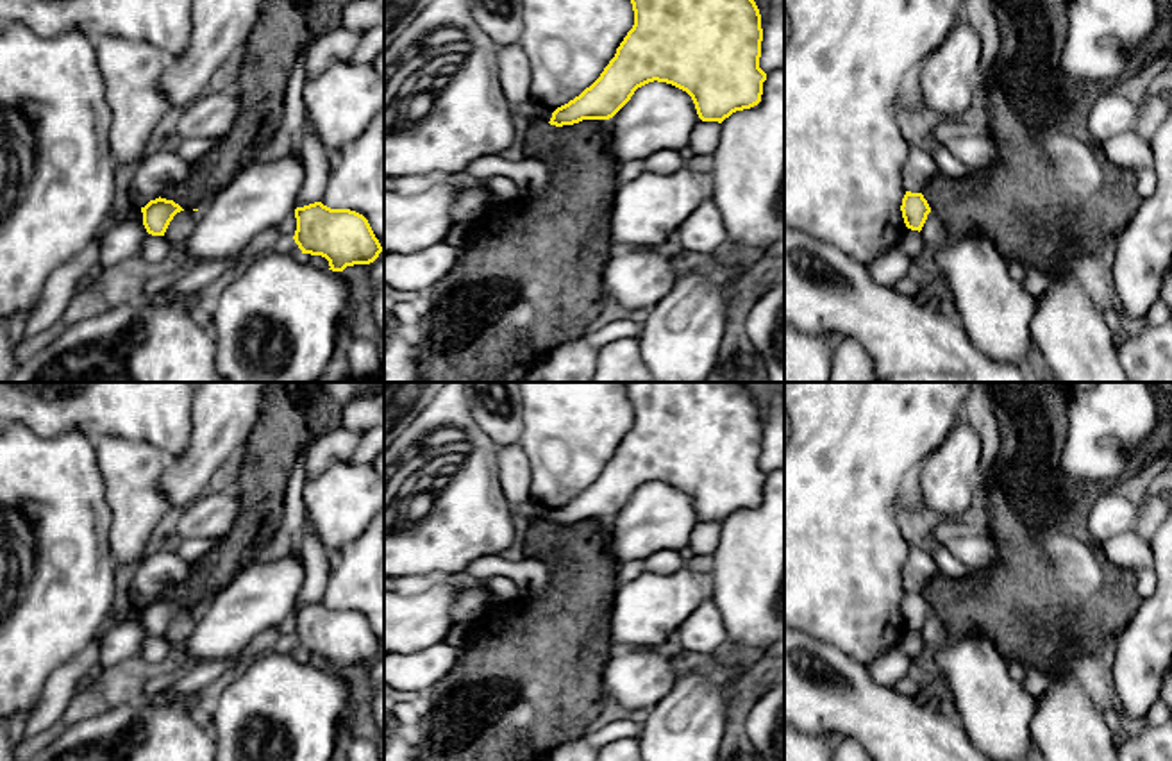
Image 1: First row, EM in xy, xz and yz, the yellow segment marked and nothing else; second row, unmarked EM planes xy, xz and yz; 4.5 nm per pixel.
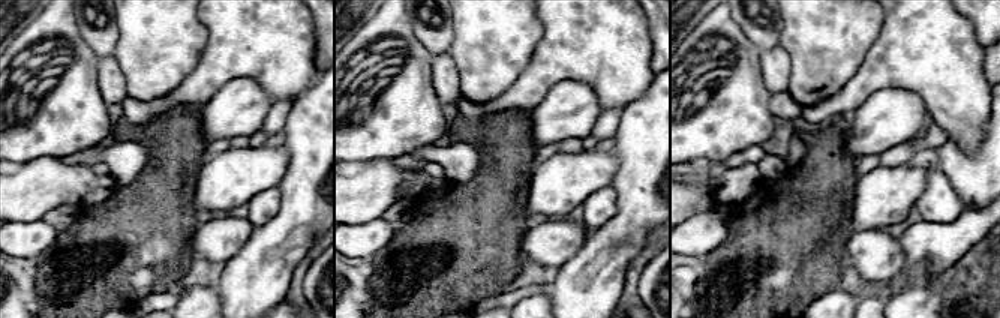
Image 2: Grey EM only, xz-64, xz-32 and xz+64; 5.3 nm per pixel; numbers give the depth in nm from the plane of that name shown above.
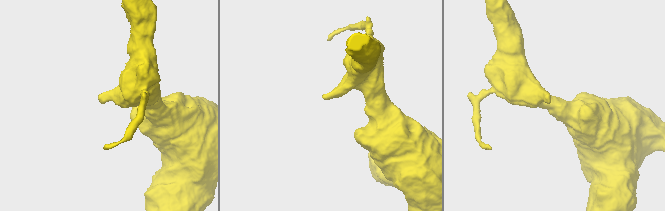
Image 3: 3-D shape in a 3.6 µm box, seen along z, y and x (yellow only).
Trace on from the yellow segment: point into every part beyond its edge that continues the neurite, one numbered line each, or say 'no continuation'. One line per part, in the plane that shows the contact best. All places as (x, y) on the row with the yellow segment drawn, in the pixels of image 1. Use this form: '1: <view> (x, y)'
no continuation

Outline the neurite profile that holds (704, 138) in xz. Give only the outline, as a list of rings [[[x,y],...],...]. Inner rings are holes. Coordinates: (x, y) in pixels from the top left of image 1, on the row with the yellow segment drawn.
[[[699,121],[691,130],[690,146],[697,155],[713,155],[722,136],[722,123]]]

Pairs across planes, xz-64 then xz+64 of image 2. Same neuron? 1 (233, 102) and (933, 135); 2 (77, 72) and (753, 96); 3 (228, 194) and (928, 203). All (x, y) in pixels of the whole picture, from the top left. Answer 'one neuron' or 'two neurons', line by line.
1: two neurons
2: one neuron
3: two neurons

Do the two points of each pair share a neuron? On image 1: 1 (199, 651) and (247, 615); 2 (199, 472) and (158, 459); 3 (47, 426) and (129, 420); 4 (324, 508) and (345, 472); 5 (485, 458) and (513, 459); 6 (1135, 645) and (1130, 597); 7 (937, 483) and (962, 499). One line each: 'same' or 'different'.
1: same
2: different
3: same
4: same
5: different
6: different
7: same

